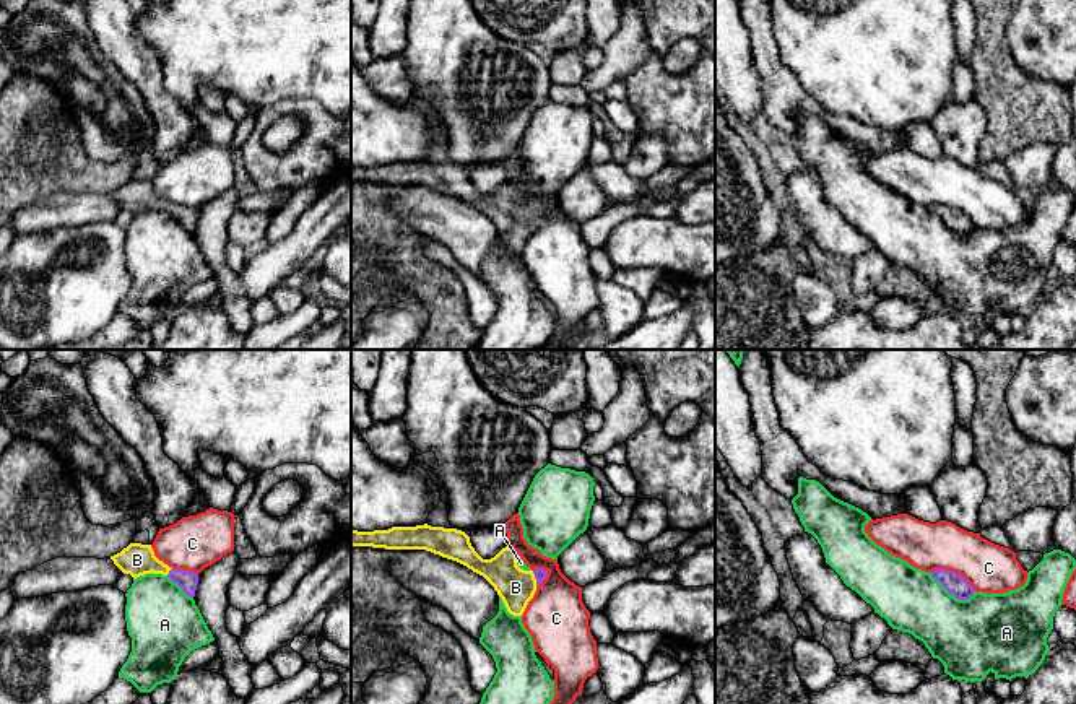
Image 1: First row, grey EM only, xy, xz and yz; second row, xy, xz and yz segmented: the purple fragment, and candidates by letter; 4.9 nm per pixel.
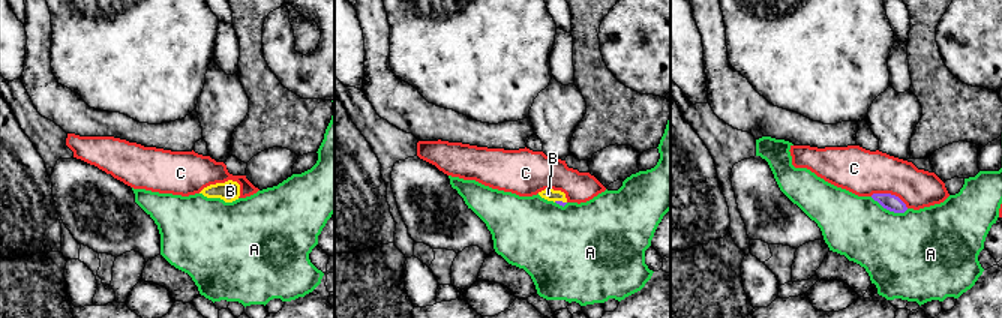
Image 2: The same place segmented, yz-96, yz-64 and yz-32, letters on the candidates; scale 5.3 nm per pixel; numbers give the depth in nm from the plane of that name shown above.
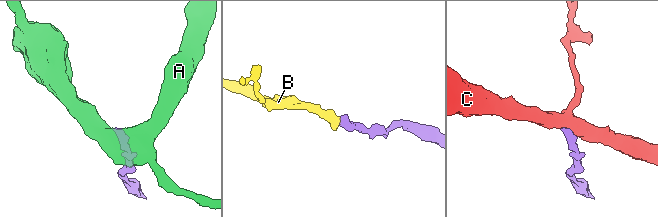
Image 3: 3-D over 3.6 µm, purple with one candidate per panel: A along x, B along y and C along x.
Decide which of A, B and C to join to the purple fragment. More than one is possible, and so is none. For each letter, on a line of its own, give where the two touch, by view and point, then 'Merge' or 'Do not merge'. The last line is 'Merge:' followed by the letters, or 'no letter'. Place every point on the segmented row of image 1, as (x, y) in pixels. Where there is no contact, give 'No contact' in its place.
A: Touches purple at yz (951, 594). Do not merge
B: Touches purple at xz (535, 577). Merge
C: Touches purple at yz (954, 573). Do not merge
Merge: B

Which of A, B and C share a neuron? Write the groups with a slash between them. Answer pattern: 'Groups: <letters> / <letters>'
Groups: A / B / C

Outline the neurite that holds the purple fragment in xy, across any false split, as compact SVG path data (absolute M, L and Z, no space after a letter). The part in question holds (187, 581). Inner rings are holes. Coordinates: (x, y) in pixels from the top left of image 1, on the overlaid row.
M130 543L111 559L124 574L130 574L133 579L151 572L163 574L177 584L185 595L195 597L198 574L169 567L154 556L151 545Z

